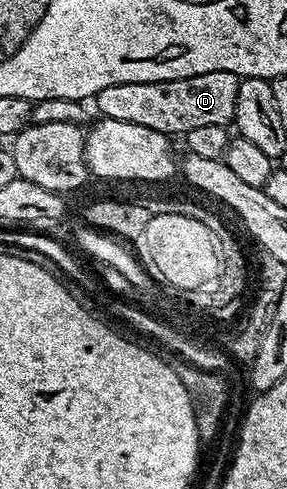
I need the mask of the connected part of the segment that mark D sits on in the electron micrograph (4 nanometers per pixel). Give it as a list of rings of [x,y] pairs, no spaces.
[[[227,71],[200,73],[196,77],[180,77],[151,83],[108,85],[97,95],[98,115],[115,121],[128,121],[145,128],[159,130],[167,136],[181,136],[200,125],[233,124],[239,76]]]

